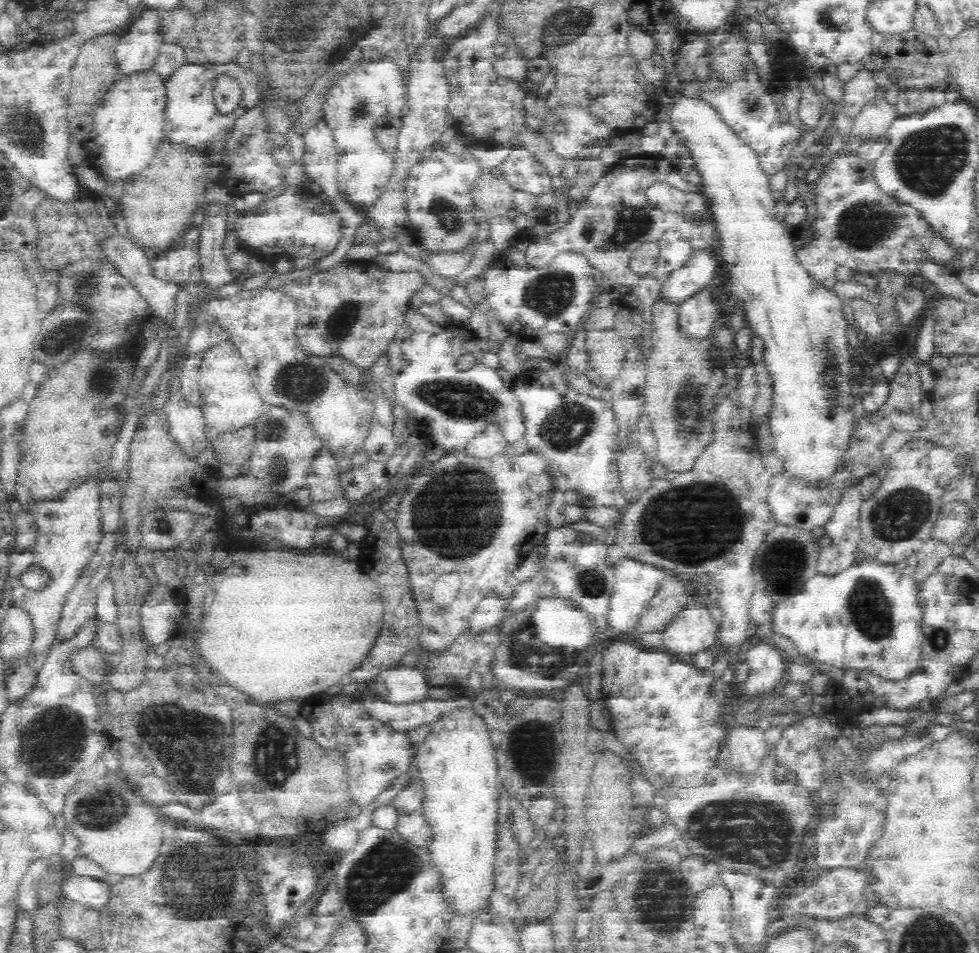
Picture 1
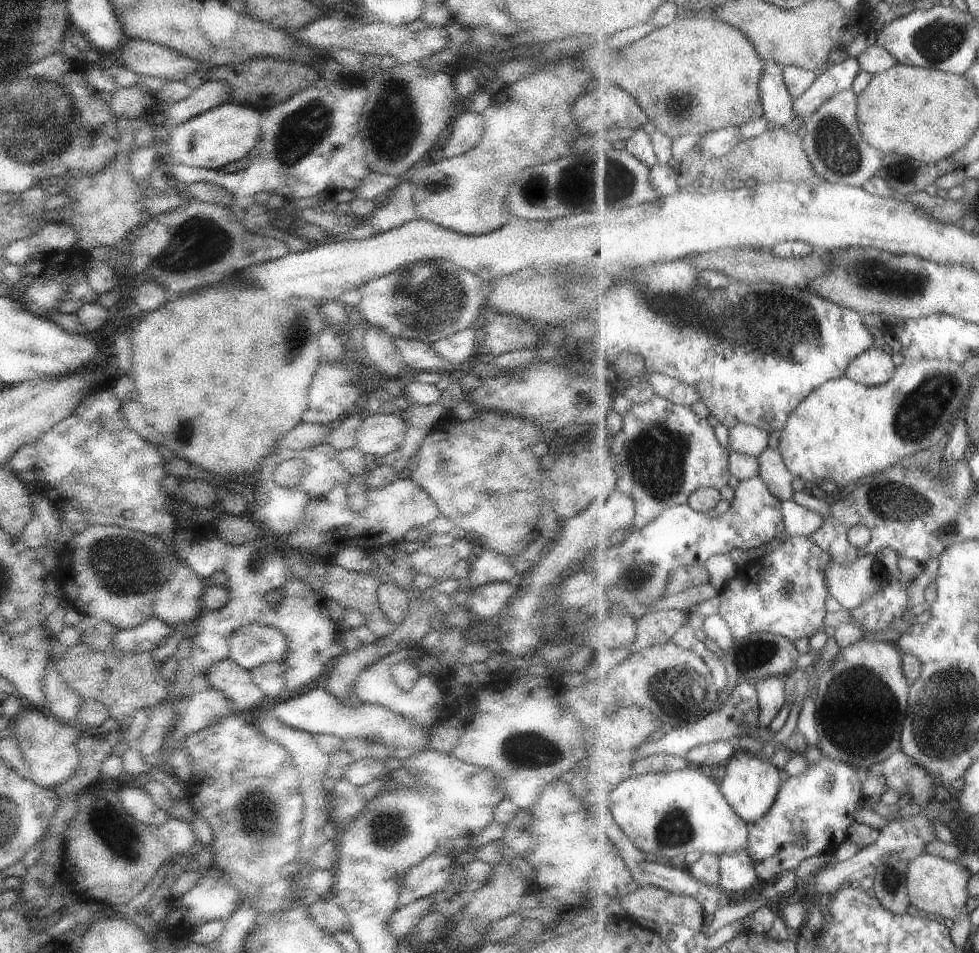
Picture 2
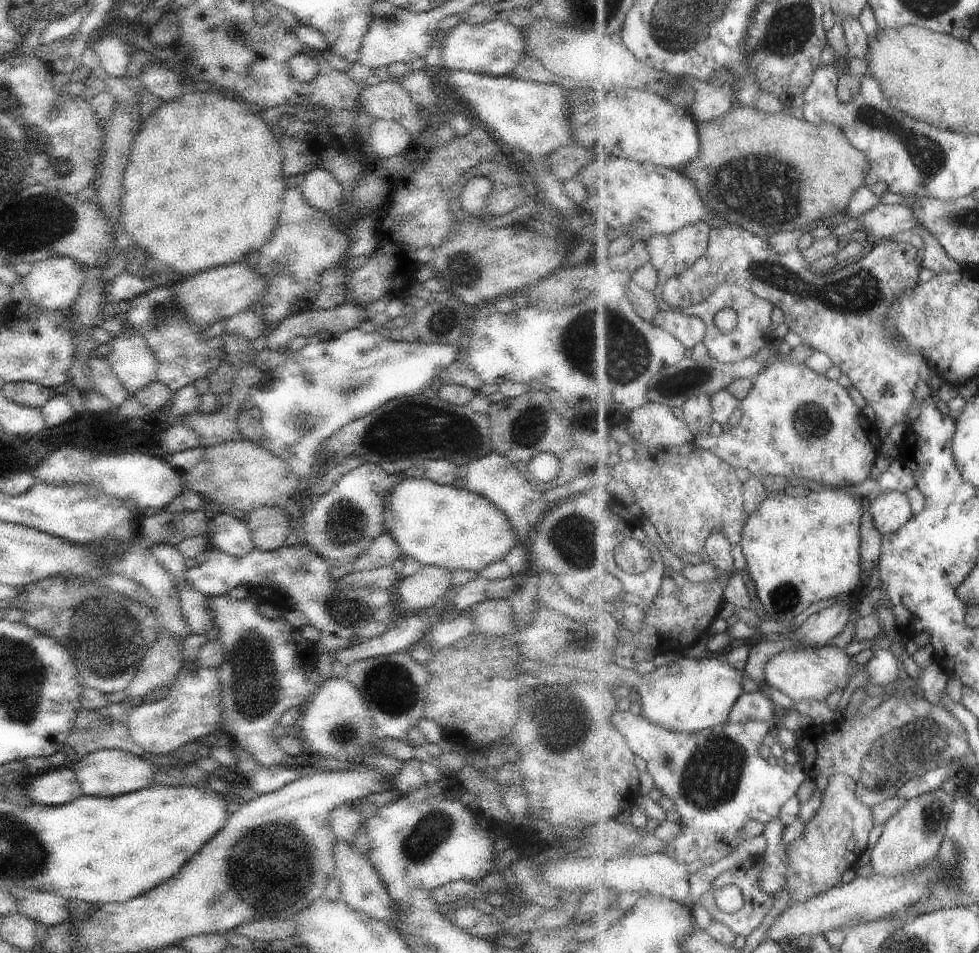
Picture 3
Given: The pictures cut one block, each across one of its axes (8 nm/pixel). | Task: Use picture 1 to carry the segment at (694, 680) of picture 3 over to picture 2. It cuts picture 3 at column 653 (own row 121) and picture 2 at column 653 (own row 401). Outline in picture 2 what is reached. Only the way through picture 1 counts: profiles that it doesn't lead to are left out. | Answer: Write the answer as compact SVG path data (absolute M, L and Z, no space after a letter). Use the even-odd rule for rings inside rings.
M690 764L683 770L633 776L617 784L613 792L604 800L610 805L615 822L635 843L635 846L646 853L655 854L658 858L661 856L672 858L696 850L702 855L733 854L733 852L744 851L748 847L750 833L748 823L731 808L724 792L721 792L721 785L713 780L711 771L702 767Z

